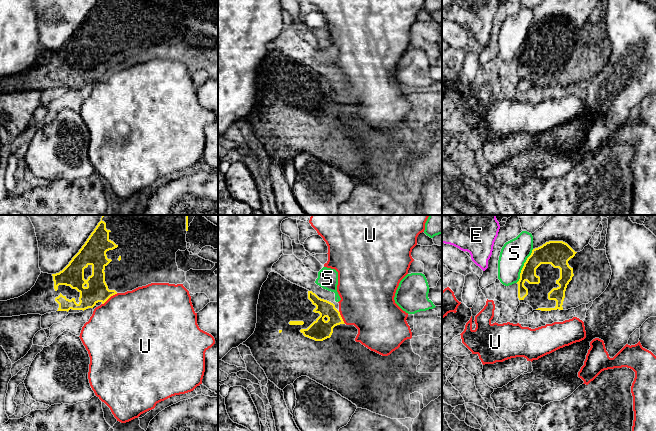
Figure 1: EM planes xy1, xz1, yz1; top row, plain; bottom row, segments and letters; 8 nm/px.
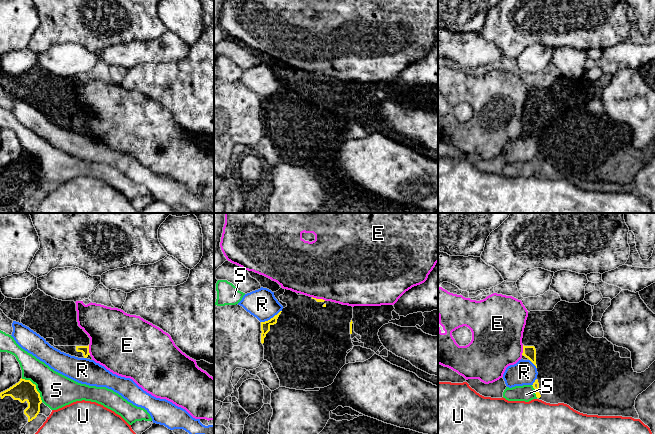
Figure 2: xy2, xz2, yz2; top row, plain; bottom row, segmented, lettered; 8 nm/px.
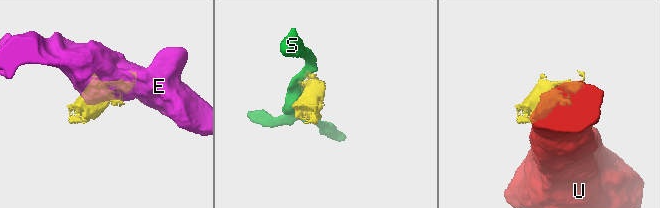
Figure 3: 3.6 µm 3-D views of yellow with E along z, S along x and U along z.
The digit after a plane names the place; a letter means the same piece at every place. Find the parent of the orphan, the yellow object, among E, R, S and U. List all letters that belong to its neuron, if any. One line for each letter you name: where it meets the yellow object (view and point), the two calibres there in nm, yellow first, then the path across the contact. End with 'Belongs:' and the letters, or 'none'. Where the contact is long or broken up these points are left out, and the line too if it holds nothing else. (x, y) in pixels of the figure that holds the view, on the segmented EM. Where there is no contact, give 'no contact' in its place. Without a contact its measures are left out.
Belongs: none

